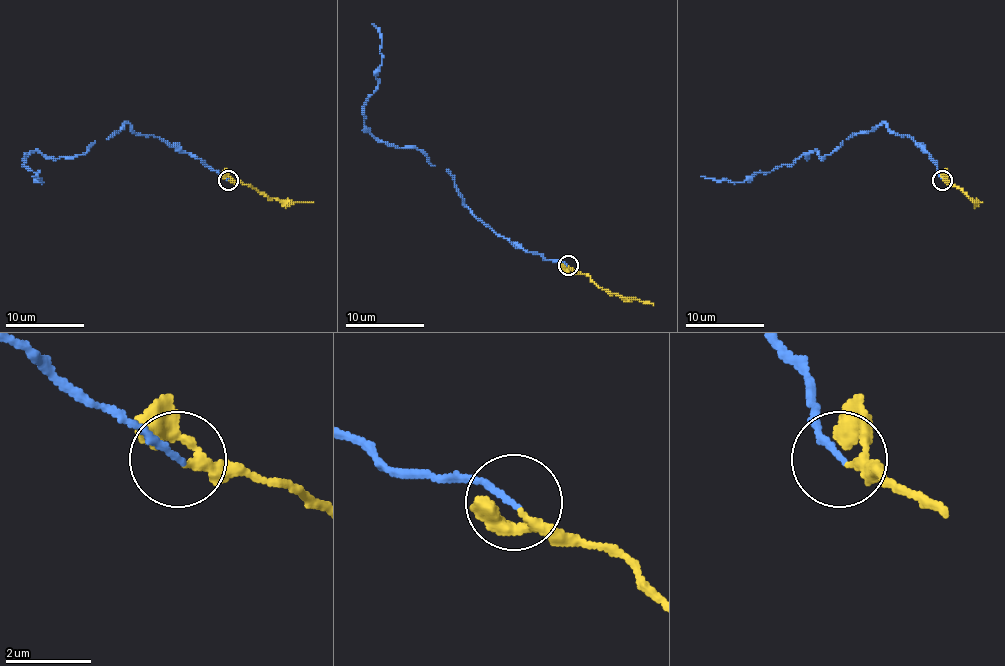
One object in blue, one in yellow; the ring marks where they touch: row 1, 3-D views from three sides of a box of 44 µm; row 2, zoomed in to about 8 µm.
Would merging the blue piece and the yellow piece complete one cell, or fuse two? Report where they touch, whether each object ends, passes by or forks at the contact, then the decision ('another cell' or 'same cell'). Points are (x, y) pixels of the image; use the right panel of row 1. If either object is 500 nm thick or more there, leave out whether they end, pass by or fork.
at (942, 180); blue ends there; yellow passes by; same cell

